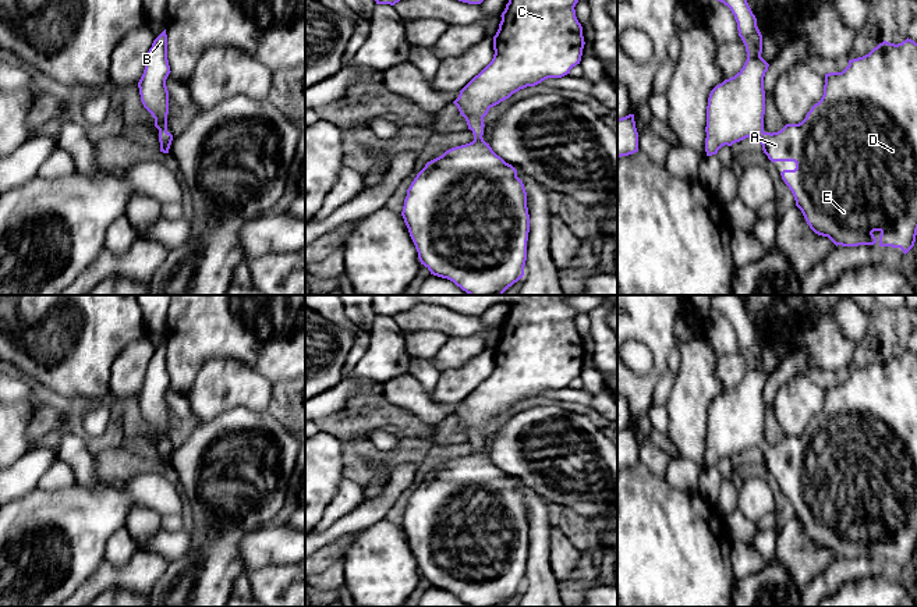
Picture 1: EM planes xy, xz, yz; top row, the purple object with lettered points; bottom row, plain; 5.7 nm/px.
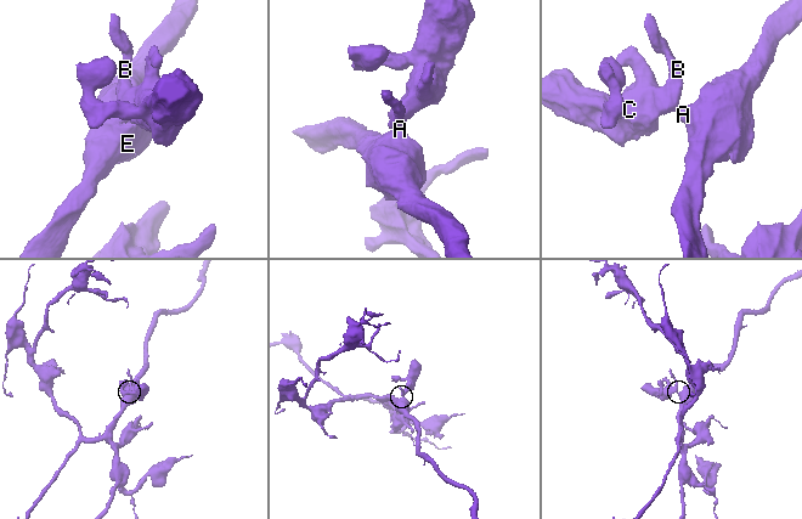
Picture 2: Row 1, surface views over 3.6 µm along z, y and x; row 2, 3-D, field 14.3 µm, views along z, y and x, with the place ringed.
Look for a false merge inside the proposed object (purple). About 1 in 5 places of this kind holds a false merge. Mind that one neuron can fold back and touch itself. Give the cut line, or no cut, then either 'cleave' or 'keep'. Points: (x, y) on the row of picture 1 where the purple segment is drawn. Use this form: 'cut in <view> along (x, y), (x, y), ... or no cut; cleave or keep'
no cut; keep

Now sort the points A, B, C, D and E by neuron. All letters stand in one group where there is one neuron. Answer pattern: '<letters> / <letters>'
A B C D E

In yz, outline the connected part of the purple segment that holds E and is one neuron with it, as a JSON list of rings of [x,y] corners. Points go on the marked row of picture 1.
[[[718,0],[727,6],[734,15],[737,22],[739,36],[741,38],[747,60],[743,68],[732,78],[725,79],[722,84],[716,85],[708,97],[707,106],[707,138],[705,138],[705,152],[707,156],[716,155],[718,150],[727,145],[732,146],[750,136],[757,136],[762,145],[764,153],[768,159],[775,161],[794,161],[794,170],[783,170],[780,173],[782,180],[792,191],[796,206],[801,210],[810,228],[822,237],[828,237],[836,246],[858,246],[858,245],[874,245],[900,248],[906,255],[916,242],[917,235],[917,43],[911,39],[906,39],[902,43],[889,43],[884,40],[877,47],[874,47],[868,54],[849,60],[849,65],[842,72],[825,74],[824,95],[818,103],[815,103],[807,113],[806,118],[799,124],[786,124],[778,132],[764,131],[764,114],[765,114],[765,90],[764,90],[764,77],[768,71],[769,64],[761,57],[762,53],[762,35],[757,26],[757,18],[753,14],[747,0]]]

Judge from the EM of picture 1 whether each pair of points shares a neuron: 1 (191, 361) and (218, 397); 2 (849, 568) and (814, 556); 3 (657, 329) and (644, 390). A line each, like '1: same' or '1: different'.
1: different
2: different
3: same

